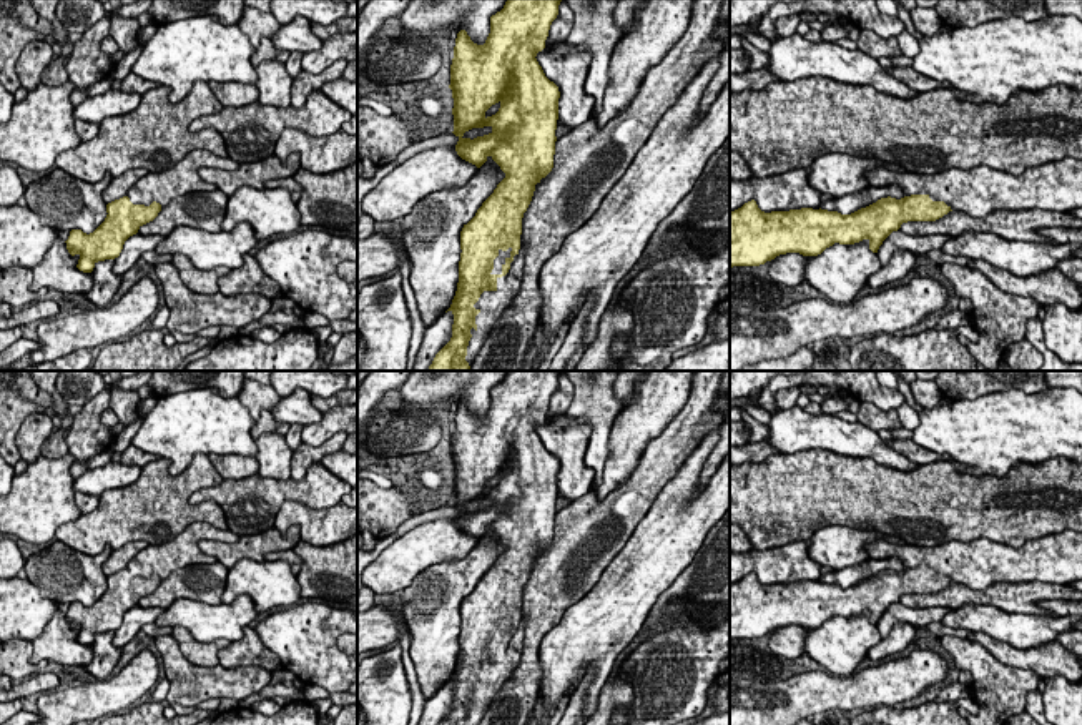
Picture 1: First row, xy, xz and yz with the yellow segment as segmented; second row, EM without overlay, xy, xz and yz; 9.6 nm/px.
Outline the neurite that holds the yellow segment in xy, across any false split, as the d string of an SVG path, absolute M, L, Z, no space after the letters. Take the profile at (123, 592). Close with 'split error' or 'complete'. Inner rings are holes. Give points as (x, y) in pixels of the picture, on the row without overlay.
M128 569L106 577L105 594L90 607L71 602L66 622L71 629L78 627L76 640L91 645L98 634L120 629L125 614L138 602L153 594L161 584L161 577L153 574L150 579L133 577Z | complete

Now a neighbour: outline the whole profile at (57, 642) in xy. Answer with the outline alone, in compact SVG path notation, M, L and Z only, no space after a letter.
M57 610L42 634L32 640L33 657L68 667L86 667L93 660L91 645L76 640L80 627L71 629L66 615Z

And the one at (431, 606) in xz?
M487 529L464 559L427 567L401 592L401 612L411 632L409 655L425 700L450 680L455 668L462 600L504 550L500 539Z

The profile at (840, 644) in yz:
M869 612L834 615L818 629L806 629L804 653L829 673L849 677L879 642L881 634L869 622Z

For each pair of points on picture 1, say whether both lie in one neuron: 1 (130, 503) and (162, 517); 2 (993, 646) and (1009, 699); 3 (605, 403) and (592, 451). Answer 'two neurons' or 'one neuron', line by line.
1: one neuron
2: two neurons
3: one neuron

